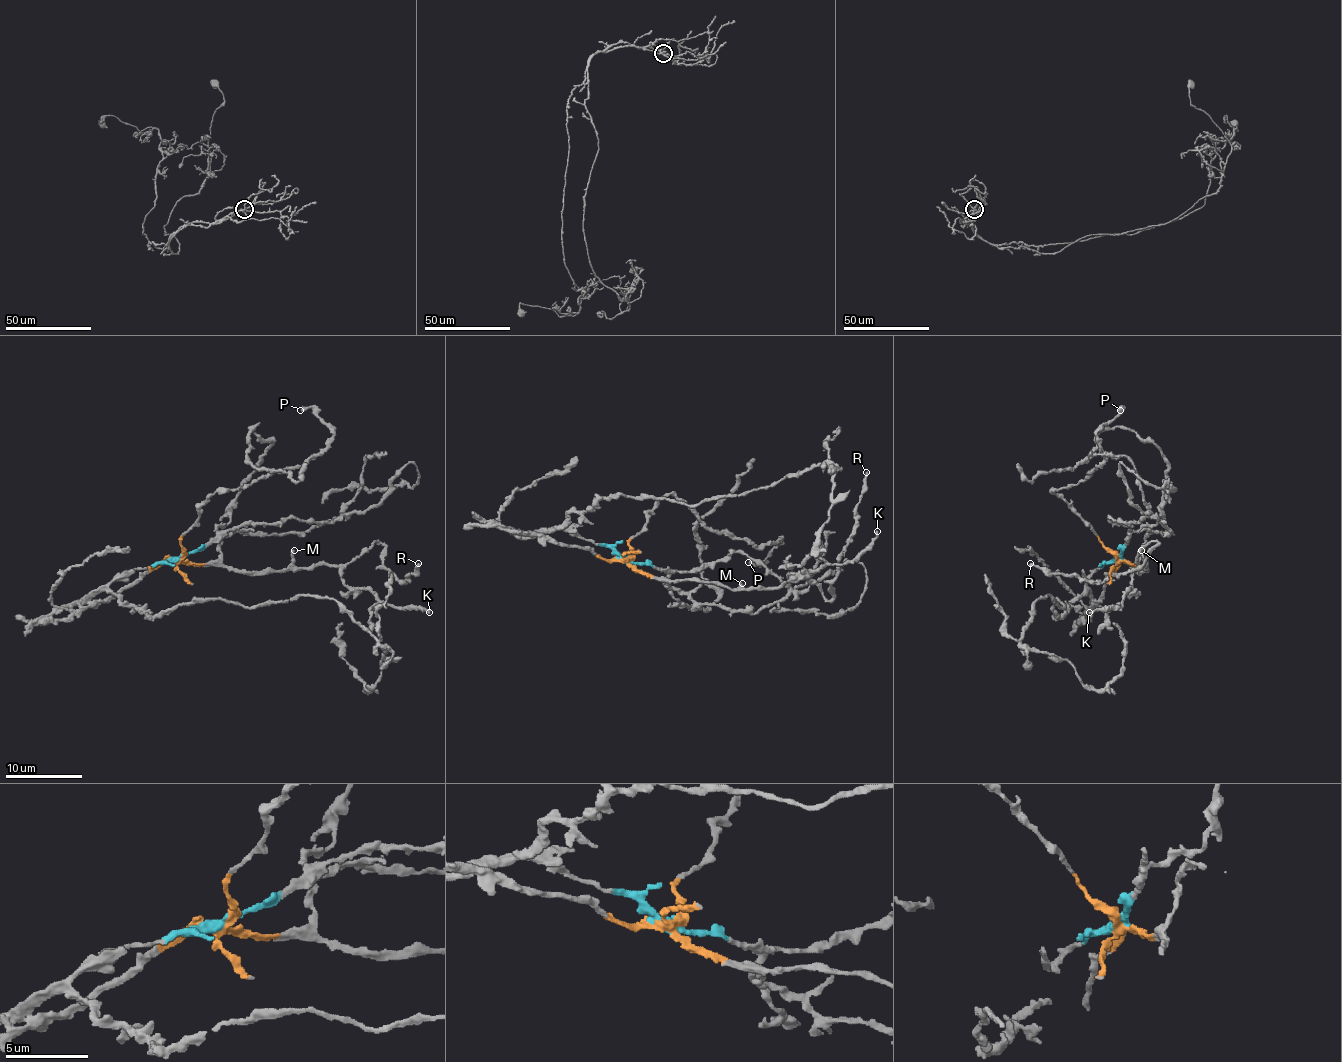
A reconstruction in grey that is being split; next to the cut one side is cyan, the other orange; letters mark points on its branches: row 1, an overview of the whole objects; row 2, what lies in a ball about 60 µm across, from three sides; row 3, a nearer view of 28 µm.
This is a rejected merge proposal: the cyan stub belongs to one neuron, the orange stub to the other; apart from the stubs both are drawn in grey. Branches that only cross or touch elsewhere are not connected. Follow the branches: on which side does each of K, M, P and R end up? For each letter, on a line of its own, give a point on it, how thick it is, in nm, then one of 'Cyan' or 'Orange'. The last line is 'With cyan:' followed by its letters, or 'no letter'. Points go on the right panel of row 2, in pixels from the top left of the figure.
K: Place: (1089, 612). Thickness 240 nm. Orange
M: Place: (1141, 550). Thickness 280 nm. Orange
P: Place: (1120, 410). Thickness 360 nm. Orange
R: Place: (1030, 563). Thickness 260 nm. Orange
With cyan: no letter

